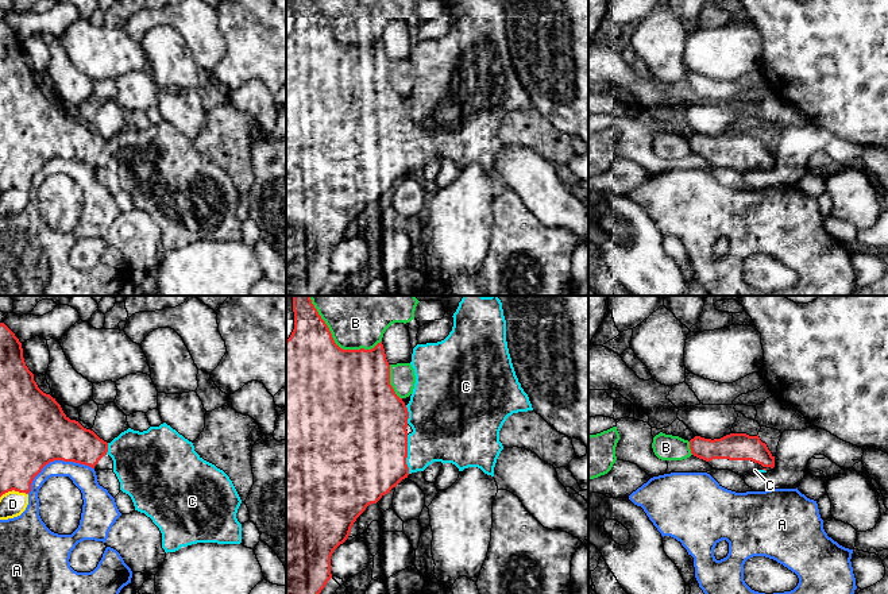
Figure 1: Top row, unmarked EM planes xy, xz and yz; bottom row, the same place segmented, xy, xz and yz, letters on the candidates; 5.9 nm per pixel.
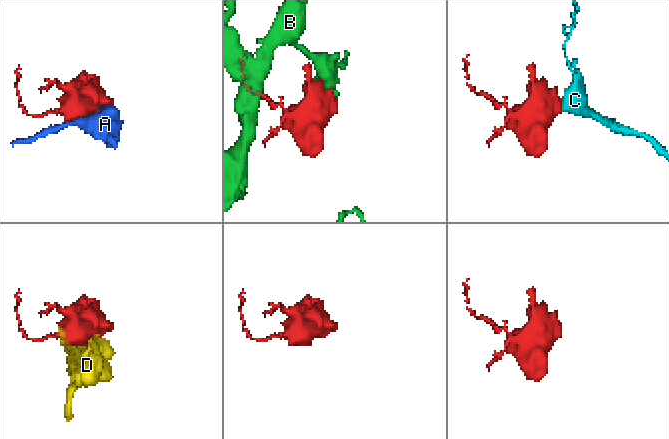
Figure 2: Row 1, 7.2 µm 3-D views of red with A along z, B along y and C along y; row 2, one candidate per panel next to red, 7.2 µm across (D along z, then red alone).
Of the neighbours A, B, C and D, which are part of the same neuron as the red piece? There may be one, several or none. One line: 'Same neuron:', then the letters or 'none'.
Same neuron: C

